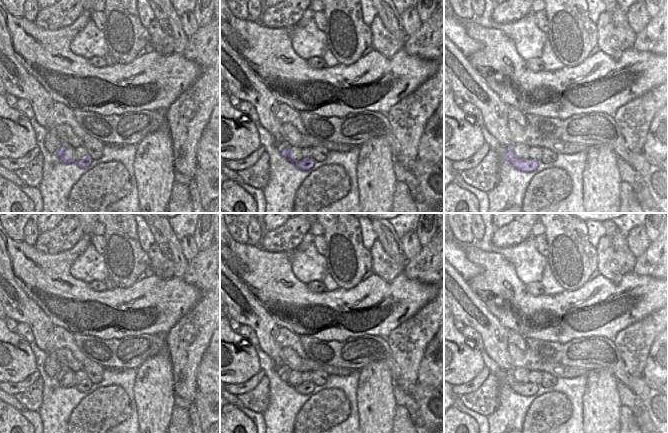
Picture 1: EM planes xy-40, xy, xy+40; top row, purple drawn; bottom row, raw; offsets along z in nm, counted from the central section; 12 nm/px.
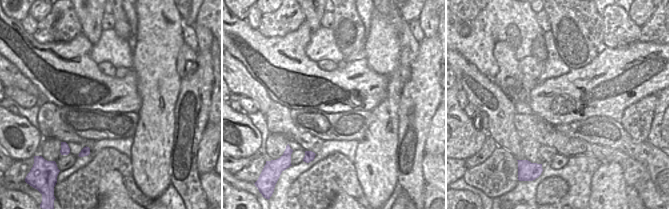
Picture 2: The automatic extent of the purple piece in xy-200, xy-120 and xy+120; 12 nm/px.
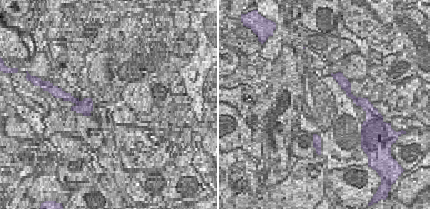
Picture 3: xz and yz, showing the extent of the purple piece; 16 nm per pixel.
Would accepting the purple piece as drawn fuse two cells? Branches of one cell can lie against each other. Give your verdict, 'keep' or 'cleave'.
cleave

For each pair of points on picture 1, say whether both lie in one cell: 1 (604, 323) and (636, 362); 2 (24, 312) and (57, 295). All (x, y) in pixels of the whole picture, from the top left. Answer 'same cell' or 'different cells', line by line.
1: different cells
2: different cells

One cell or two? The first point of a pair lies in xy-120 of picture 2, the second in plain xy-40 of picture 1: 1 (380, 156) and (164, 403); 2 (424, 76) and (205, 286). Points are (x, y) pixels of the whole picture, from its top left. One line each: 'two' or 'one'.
1: one
2: one

